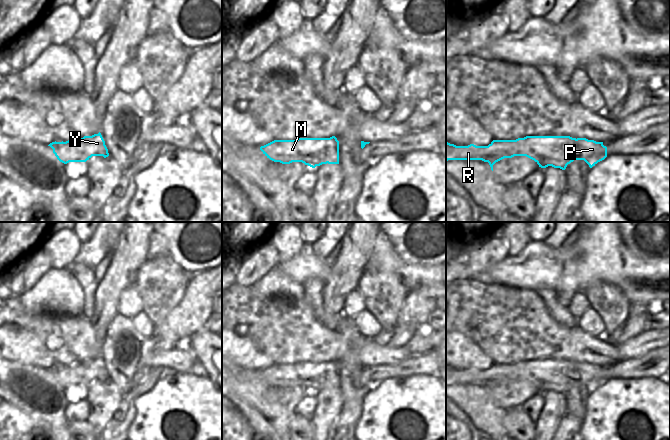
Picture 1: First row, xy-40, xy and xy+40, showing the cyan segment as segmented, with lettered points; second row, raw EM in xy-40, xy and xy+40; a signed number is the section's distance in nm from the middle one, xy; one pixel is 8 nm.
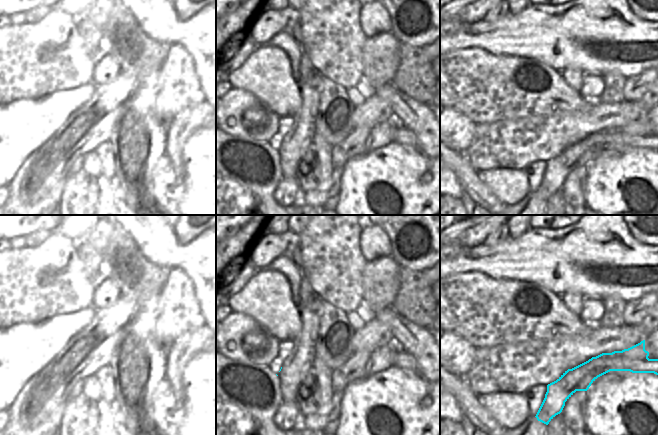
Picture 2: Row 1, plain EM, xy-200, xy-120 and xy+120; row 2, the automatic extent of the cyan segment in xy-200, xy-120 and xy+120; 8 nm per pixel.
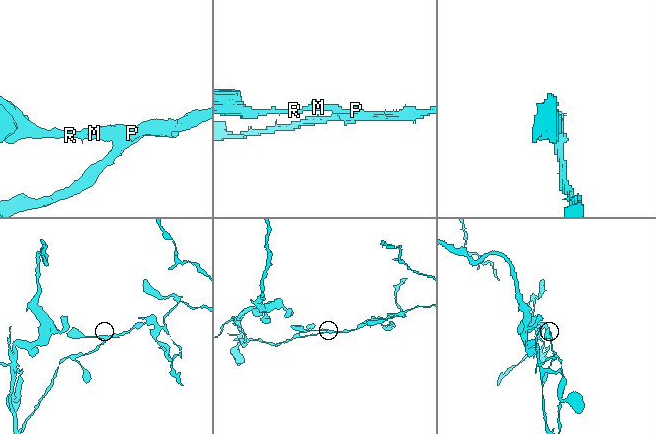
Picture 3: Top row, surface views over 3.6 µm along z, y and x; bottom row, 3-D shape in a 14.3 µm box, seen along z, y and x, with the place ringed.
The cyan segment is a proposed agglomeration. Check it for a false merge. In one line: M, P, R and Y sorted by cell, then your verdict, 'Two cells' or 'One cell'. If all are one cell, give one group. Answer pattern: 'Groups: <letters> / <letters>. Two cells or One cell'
Groups: M R Y / P. Two cells

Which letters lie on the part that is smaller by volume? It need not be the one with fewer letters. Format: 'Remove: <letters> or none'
Remove: M, R, Y

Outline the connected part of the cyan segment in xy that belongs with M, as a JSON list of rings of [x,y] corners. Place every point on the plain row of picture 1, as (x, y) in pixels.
[[[335,360],[330,362],[298,362],[296,364],[274,364],[260,371],[263,378],[274,386],[290,388],[302,386],[312,392],[327,388],[330,384],[327,381],[332,376],[339,376],[339,365]]]

